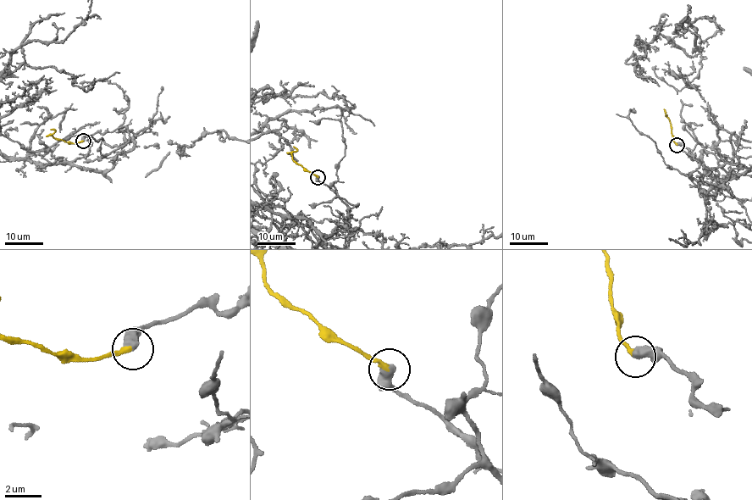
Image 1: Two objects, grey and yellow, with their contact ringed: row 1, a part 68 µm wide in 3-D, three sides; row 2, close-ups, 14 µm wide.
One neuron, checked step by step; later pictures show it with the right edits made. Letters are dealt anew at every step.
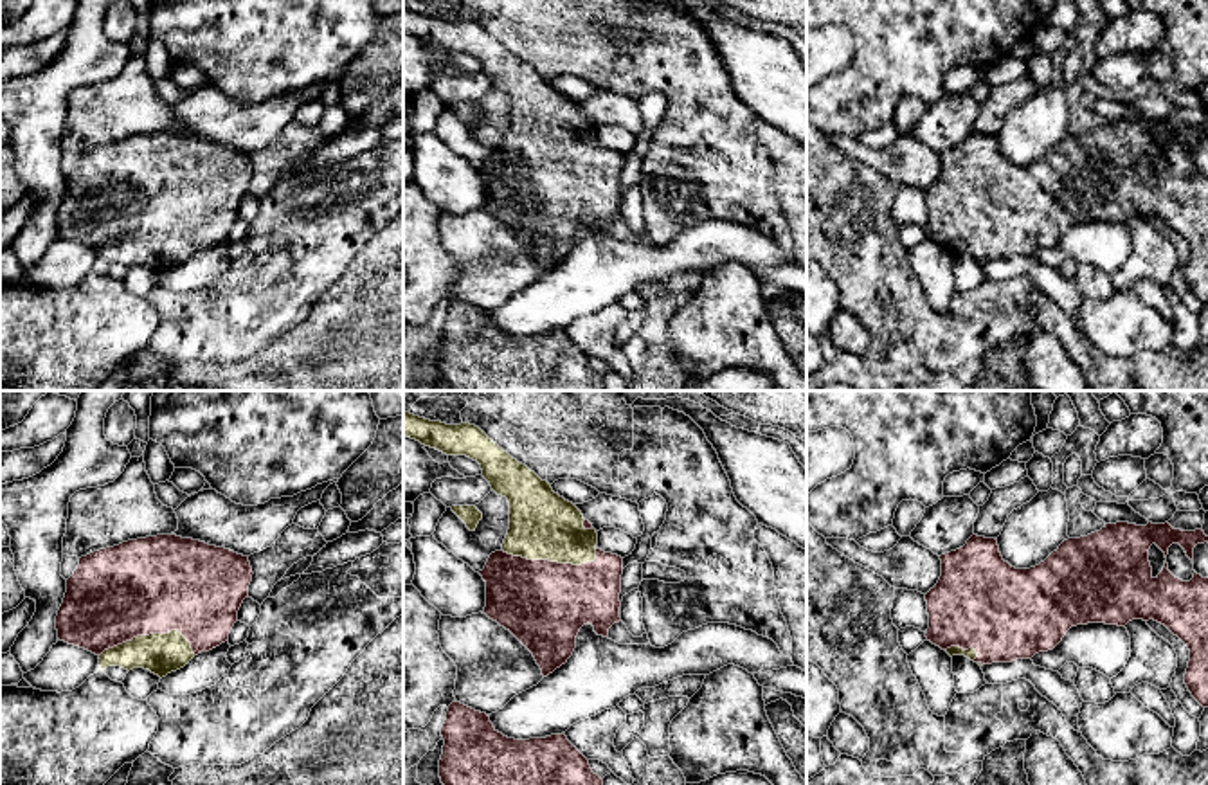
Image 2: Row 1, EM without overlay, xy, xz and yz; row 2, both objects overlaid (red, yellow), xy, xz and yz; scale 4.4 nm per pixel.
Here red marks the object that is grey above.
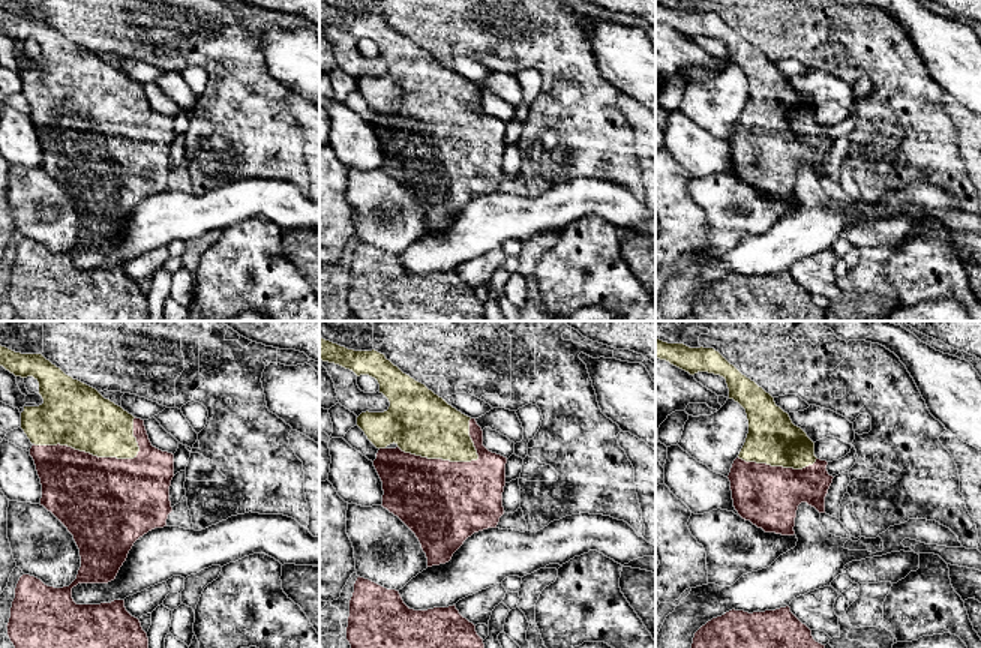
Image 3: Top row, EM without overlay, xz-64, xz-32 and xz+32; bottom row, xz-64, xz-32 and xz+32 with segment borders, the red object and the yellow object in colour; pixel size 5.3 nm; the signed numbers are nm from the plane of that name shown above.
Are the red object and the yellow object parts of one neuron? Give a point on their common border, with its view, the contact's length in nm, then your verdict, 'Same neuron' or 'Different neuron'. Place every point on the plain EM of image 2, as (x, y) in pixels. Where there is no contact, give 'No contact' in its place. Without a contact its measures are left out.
Touches red at xz (548, 157). Shared border 440 nm. Same neuron

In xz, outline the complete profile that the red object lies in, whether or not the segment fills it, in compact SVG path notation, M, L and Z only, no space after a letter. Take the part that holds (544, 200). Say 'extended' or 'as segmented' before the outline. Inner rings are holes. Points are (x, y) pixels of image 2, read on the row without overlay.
extended; M403 7L403 32L446 52L477 58L491 86L508 95L509 126L502 146L491 149L479 167L486 178L482 211L509 227L533 250L544 274L567 259L583 221L589 220L598 232L609 234L609 225L621 218L623 155L596 142L596 126L572 99L554 90L547 77L513 56L475 22L446 22Z

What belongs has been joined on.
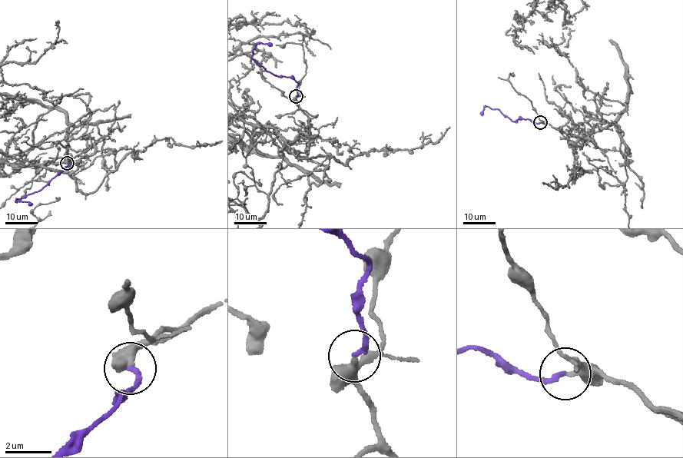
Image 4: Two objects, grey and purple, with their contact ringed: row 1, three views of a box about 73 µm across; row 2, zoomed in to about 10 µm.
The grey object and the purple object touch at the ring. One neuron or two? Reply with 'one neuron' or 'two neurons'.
one neuron

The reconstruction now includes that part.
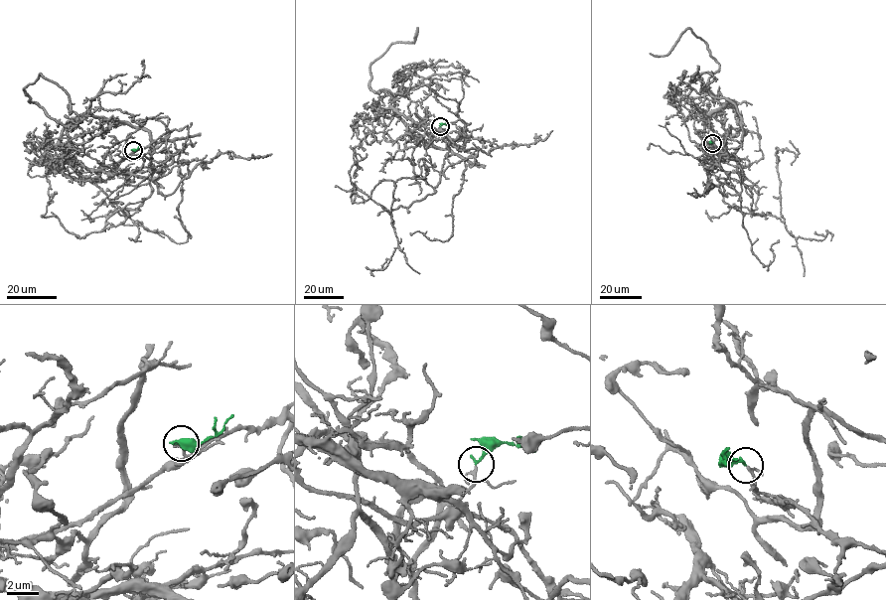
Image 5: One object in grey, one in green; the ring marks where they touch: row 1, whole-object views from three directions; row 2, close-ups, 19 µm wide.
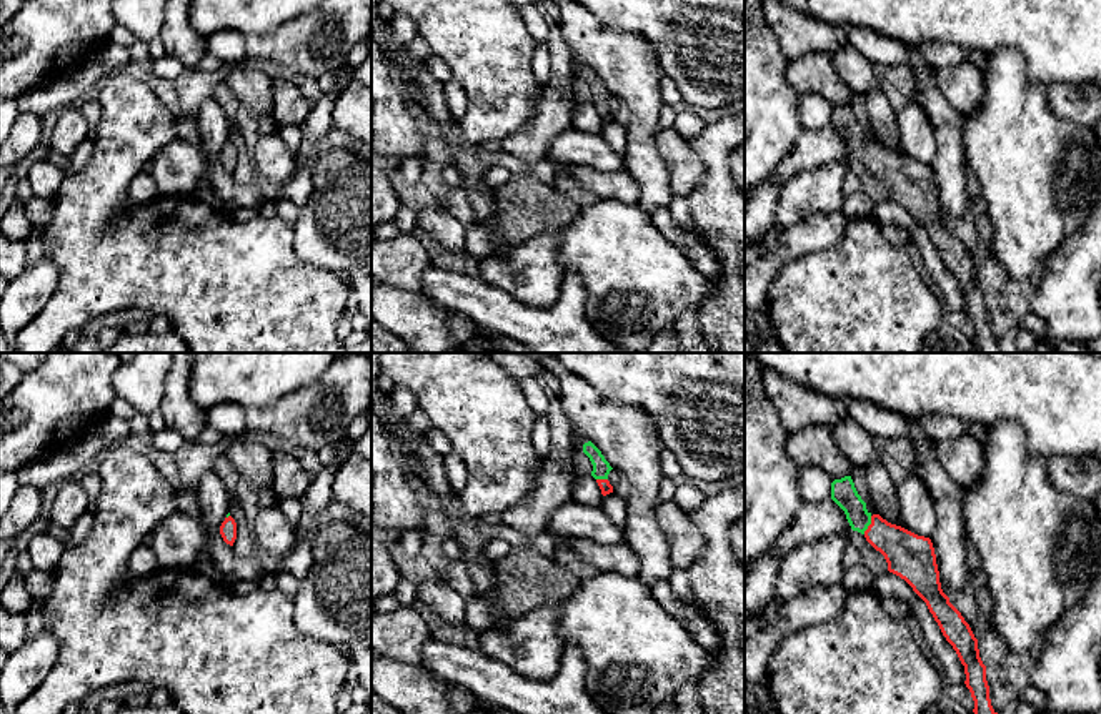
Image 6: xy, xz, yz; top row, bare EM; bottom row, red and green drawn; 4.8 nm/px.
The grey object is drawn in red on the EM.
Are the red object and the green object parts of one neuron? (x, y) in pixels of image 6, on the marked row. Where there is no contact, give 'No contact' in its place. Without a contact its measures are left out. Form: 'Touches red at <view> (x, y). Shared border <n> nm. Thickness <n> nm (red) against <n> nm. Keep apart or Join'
Touches red at yz (870, 525). Shared border 100 nm. Thickness 220 nm (red) against 120 nm. Join

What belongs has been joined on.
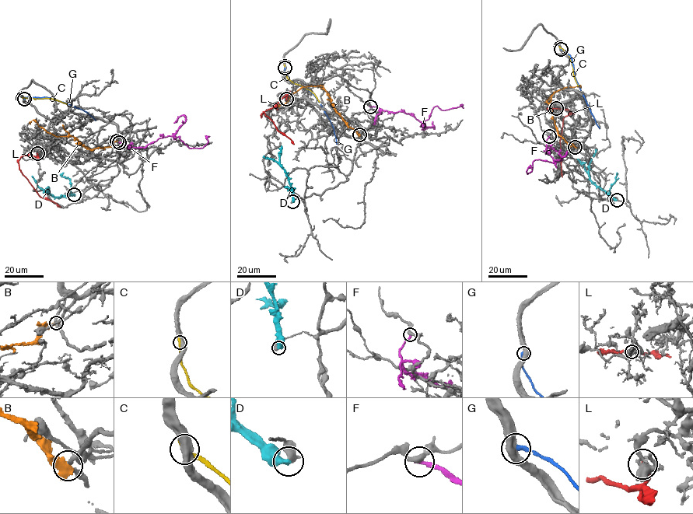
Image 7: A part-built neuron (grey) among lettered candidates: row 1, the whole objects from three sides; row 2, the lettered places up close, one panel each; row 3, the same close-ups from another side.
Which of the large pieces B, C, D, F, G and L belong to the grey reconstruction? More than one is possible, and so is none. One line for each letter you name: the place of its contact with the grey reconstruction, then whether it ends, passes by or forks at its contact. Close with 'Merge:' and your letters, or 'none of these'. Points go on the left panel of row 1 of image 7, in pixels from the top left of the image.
Merge: none of these

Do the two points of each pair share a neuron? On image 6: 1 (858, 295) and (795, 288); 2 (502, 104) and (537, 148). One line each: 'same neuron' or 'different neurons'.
1: same neuron
2: different neurons

